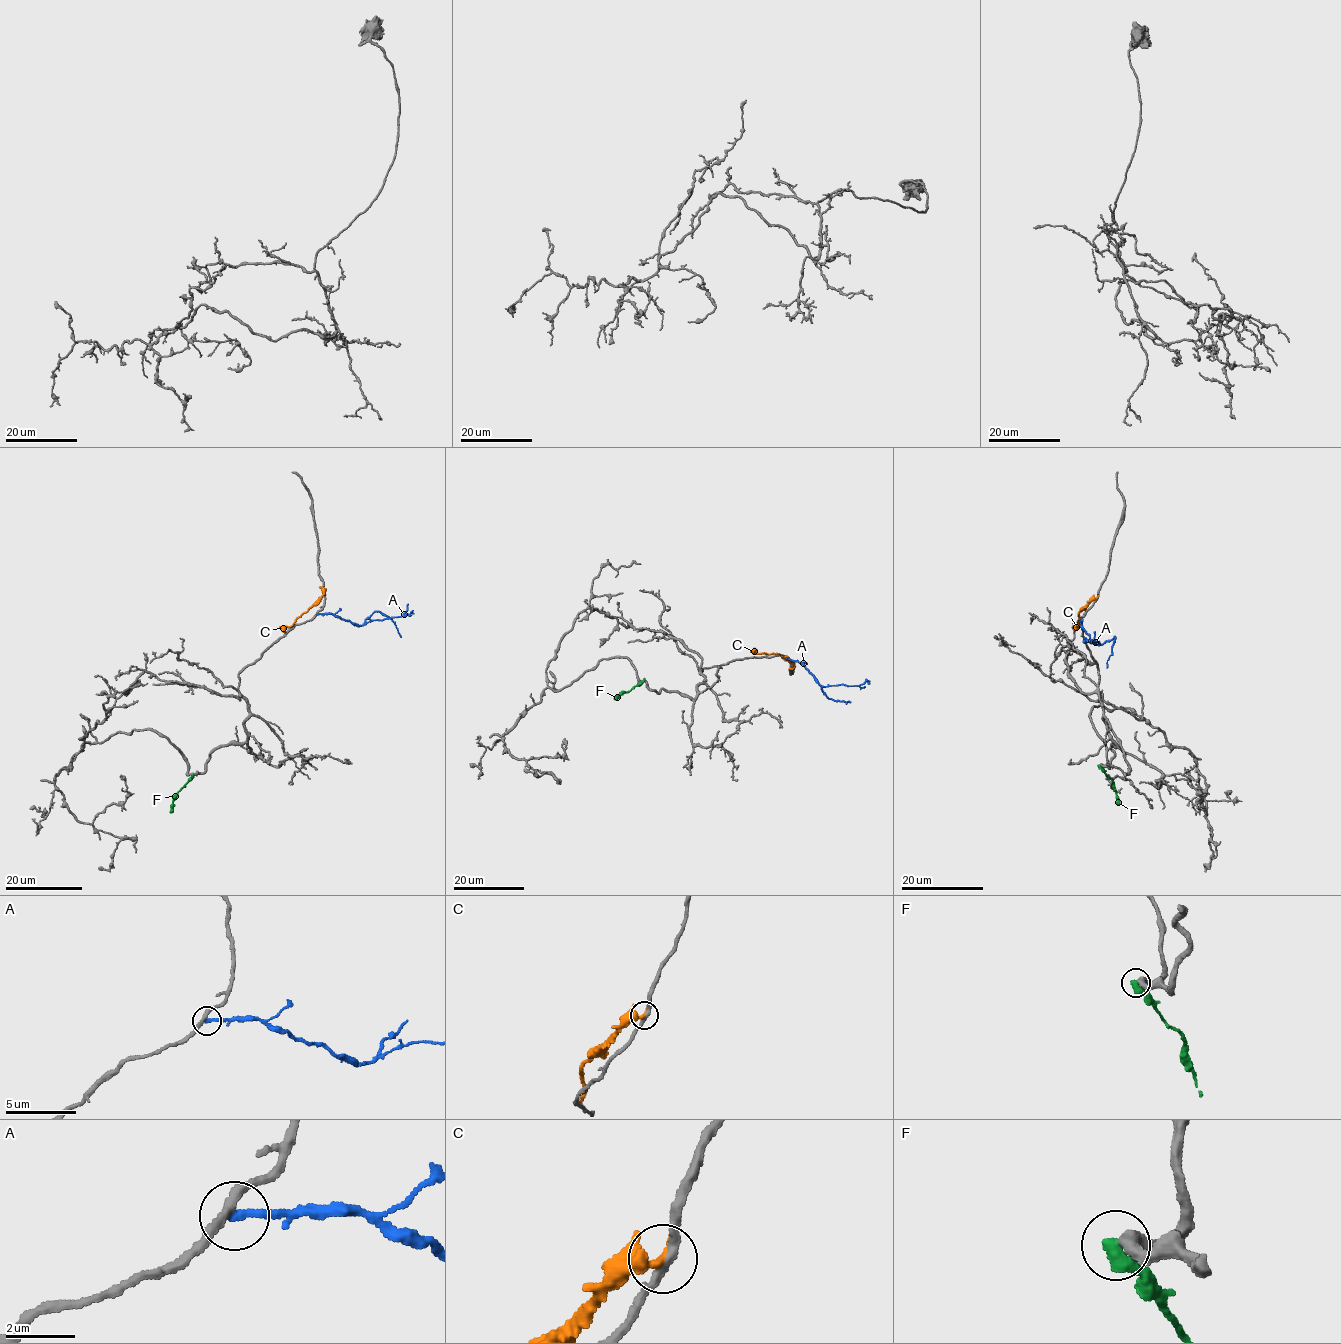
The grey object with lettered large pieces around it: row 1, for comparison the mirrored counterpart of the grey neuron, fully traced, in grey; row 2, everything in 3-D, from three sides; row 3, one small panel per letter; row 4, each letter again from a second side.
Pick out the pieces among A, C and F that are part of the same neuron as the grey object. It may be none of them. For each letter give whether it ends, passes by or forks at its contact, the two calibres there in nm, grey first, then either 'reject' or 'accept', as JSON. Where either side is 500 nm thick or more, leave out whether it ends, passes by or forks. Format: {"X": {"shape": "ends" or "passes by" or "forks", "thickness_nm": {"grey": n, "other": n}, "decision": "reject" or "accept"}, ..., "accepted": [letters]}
{"A": {"shape": "ends", "thickness_nm": {"grey": 260, "other": 240}, "decision": "reject"}, "C": {"shape": "ends", "thickness_nm": {"grey": 260, "other": 400}, "decision": "reject"}, "F": {"shape": "ends", "thickness_nm": {"grey": 360, "other": 480}, "decision": "reject"}, "accepted": []}

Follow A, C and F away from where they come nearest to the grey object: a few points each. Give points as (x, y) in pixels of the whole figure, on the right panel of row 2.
A: (1080, 620), (1096, 644), (1115, 636), (1107, 668)
C: (1097, 598), (1078, 613), (1079, 626), (1073, 629)
F: (1099, 765), (1112, 780), (1118, 804)

